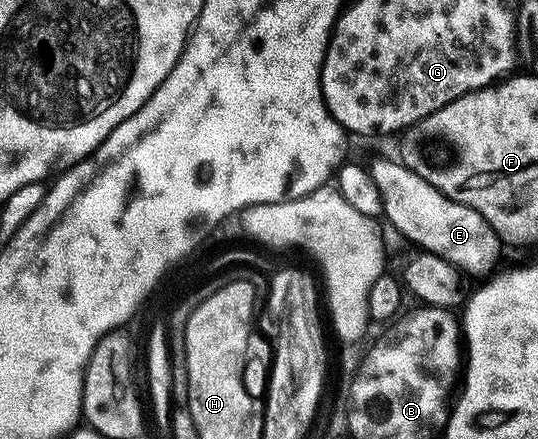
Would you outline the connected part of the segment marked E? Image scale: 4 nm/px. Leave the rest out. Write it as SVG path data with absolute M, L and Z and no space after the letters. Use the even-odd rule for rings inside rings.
M378 158L368 166L371 180L375 182L382 201L382 214L419 251L435 254L448 260L459 271L487 275L490 271L490 257L499 235L486 223L484 216L432 188L428 180L416 176L401 162L390 158Z

